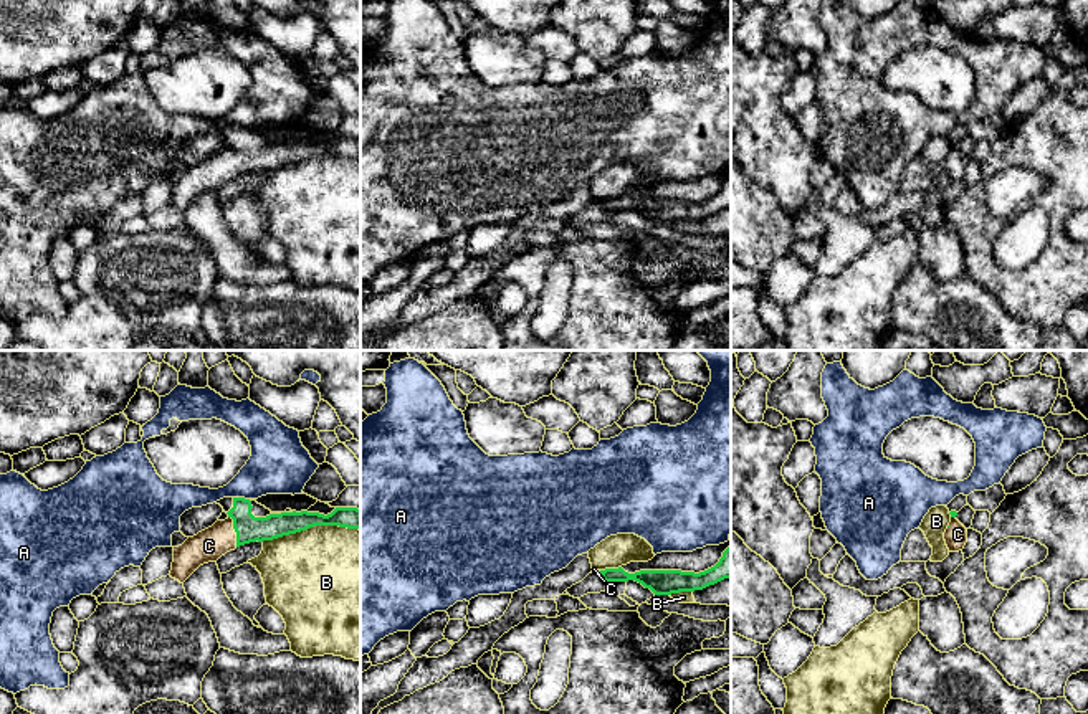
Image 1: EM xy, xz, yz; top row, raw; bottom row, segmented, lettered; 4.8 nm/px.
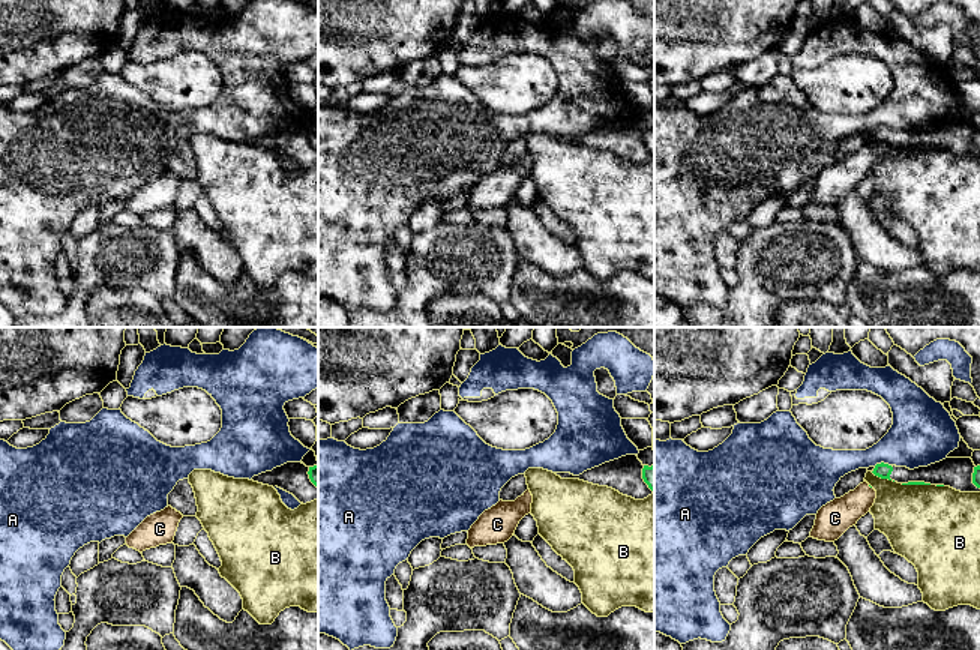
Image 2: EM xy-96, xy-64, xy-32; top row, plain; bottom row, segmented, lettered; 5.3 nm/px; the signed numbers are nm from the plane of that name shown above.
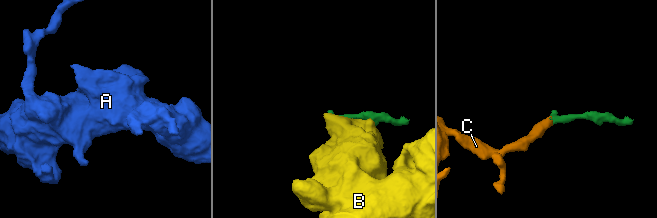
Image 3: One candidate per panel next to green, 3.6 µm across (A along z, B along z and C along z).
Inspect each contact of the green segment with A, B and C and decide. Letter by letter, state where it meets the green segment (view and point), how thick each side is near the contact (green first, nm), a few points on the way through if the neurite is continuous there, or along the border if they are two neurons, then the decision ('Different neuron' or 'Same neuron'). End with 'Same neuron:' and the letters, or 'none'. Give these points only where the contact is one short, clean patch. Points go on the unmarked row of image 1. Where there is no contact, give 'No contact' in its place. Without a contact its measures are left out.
A: Touches green at xy (242, 128). Thickness 130 nm (green) against 280 nm. Different neuron
B: Touches green at xy (310, 156). Thickness 120 nm (green) against 480 nm. Different neuron
C: Touches green at xy (235, 161). Thickness 130 nm (green) against 160 nm. Path across: xy (248, 157), (235, 161), (209, 176). Same neuron
Same neuron: C

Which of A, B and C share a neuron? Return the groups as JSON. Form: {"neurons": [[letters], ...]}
{"neurons": [["A"], ["B"], ["C"]]}

